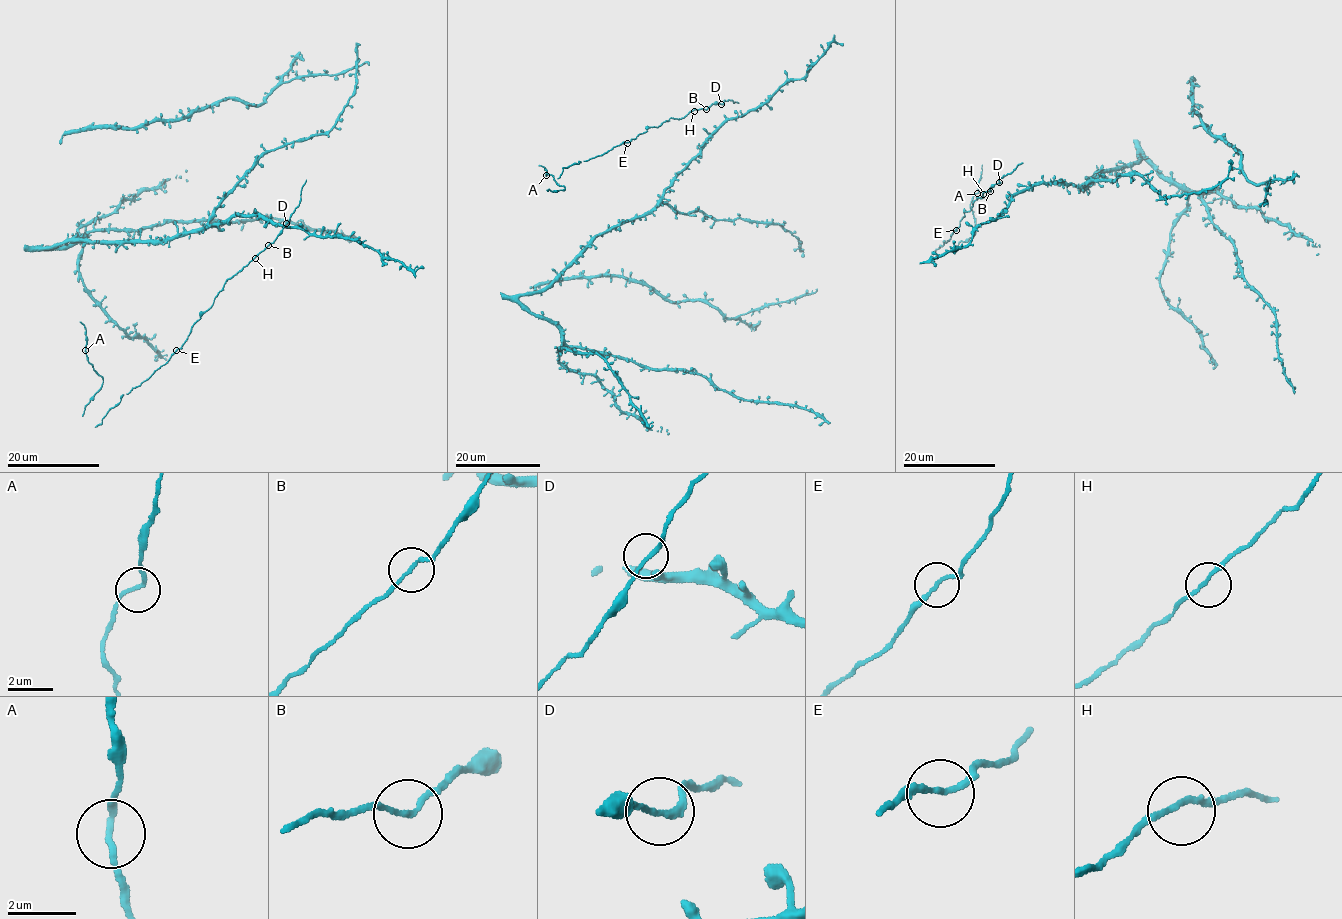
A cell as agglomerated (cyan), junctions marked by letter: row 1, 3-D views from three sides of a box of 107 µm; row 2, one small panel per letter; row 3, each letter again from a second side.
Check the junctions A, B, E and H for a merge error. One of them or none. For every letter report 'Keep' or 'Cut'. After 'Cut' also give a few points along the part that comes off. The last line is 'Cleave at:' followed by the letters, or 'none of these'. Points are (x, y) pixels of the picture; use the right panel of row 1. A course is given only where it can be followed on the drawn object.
A: Keep
B: Keep
E: Keep
H: Keep
Cleave at: none of these

